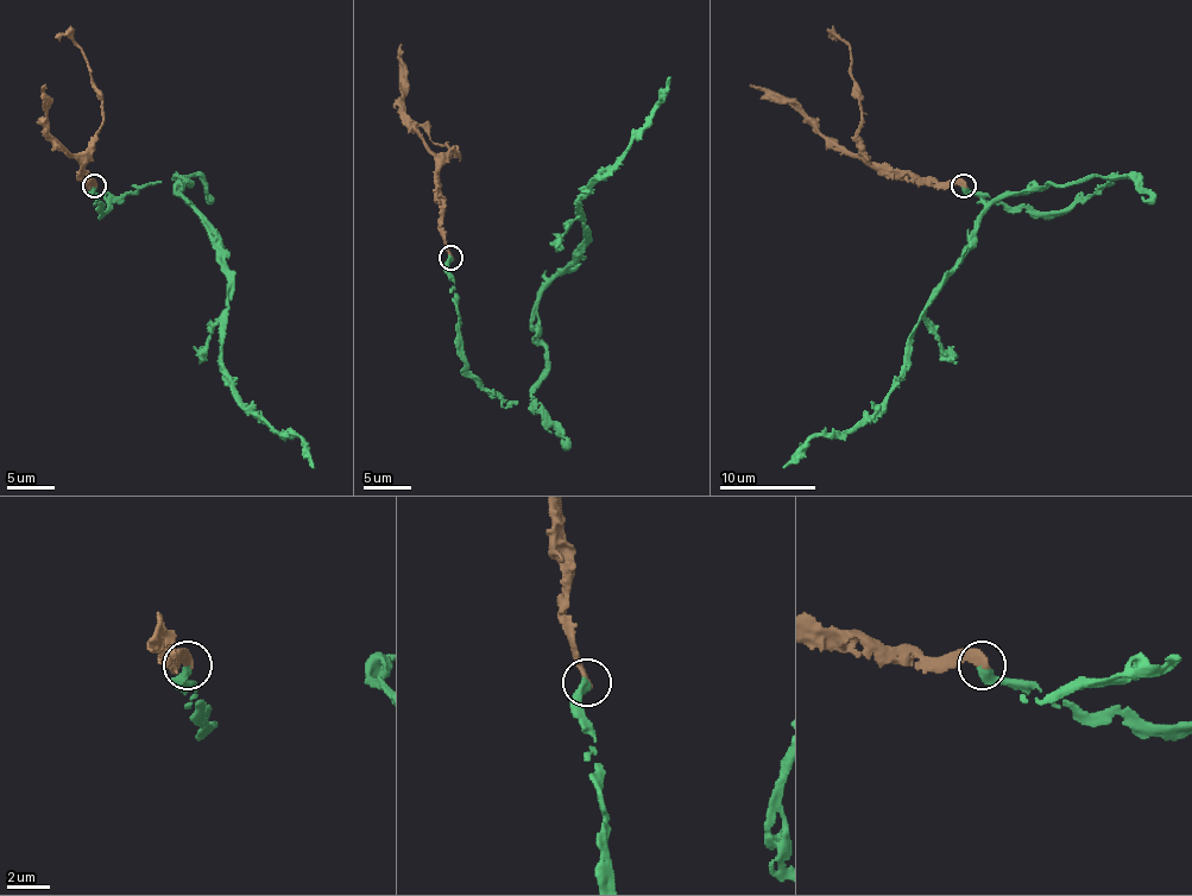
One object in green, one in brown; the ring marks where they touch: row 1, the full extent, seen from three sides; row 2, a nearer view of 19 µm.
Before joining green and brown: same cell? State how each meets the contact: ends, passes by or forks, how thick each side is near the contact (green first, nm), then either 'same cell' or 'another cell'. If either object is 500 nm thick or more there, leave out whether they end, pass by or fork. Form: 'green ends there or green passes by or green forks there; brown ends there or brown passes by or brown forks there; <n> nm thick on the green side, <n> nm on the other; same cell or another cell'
green ends there; brown ends there; 400 nm thick on the green side, 400 nm on the other; same cell

